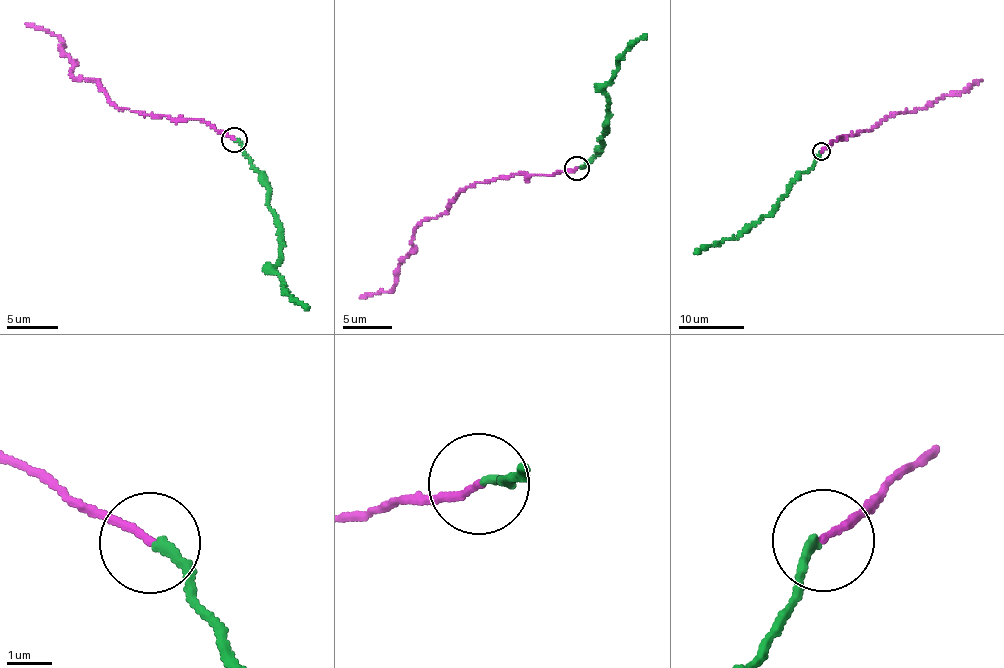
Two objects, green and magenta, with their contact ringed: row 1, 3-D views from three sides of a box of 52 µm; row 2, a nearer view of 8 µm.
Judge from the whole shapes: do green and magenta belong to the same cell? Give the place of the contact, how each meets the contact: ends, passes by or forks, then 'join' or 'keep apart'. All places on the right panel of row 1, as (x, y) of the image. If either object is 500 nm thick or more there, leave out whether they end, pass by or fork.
place (821, 151); green ends; magenta ends; keep apart

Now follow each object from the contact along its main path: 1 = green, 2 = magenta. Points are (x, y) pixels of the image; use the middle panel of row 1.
1: (577, 167), (588, 165), (602, 142), (598, 141), (609, 119), (605, 89), (625, 52), (646, 34)
2: (577, 167), (499, 176), (460, 188), (447, 209), (416, 227), (389, 292), (359, 297)

